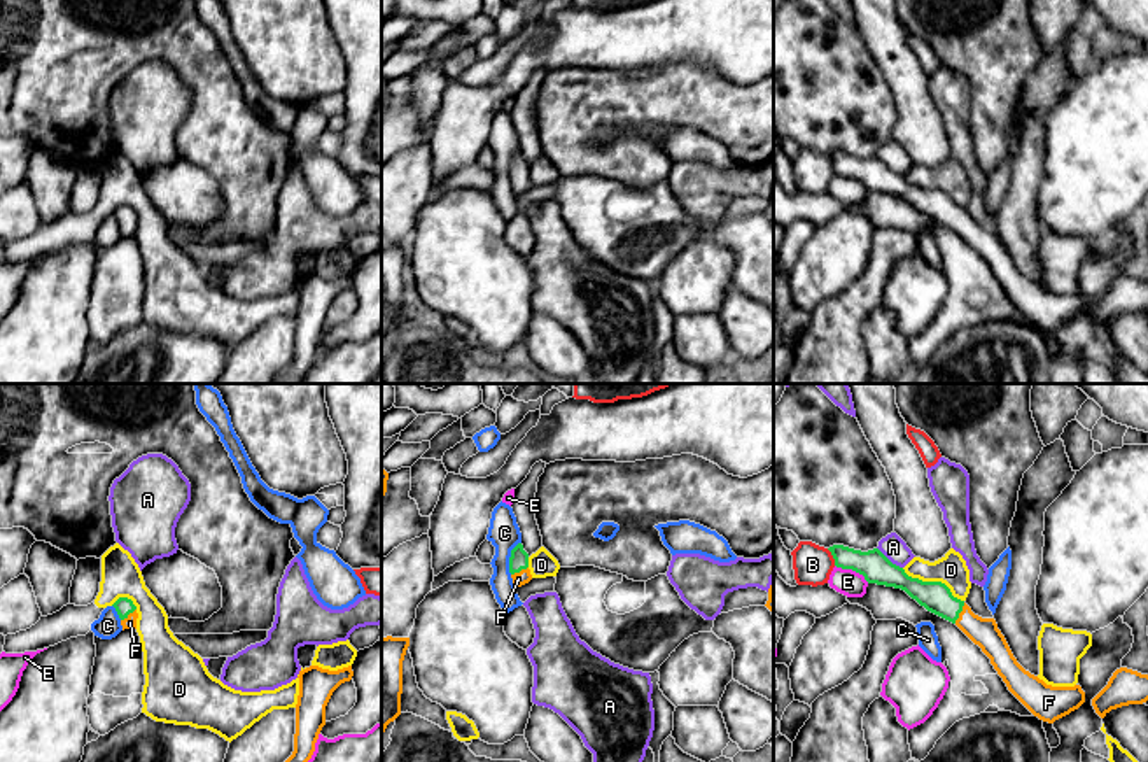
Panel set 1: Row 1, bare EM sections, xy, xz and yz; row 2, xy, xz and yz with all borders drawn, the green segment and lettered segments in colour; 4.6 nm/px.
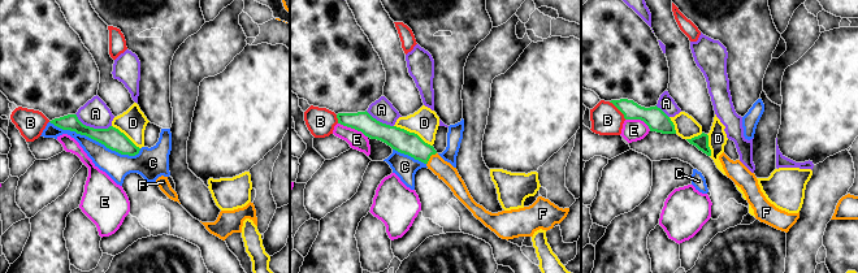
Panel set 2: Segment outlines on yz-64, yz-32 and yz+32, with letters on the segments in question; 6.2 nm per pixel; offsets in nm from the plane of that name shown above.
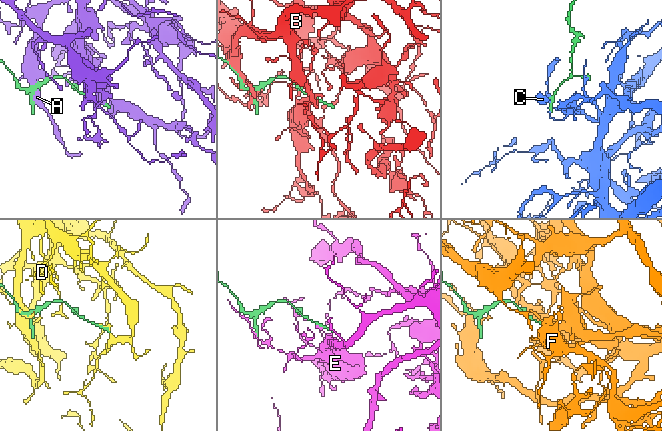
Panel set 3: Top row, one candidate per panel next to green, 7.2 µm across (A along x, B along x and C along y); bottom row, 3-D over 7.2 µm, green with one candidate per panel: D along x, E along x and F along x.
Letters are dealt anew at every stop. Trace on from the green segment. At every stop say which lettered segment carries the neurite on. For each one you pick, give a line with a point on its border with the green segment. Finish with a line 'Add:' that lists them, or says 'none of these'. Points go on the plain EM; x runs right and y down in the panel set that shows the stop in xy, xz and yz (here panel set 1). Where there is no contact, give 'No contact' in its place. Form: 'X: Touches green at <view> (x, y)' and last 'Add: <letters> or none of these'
F: Touches green at yz (959, 219)
Add: F

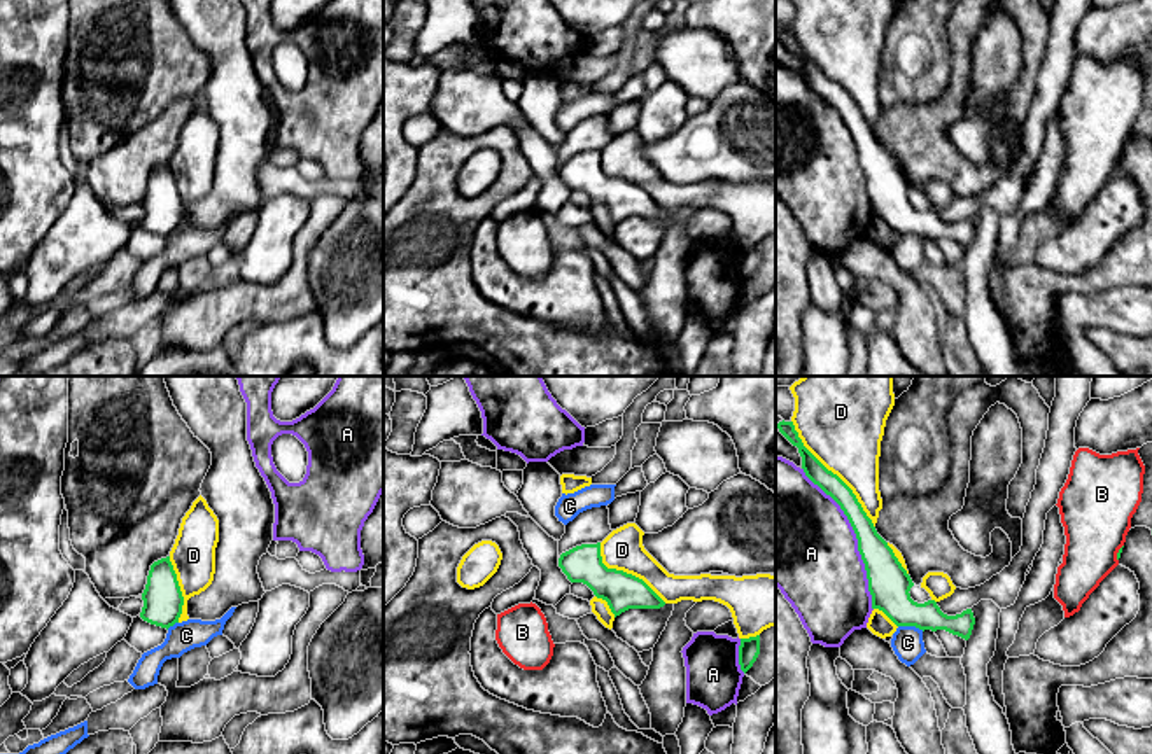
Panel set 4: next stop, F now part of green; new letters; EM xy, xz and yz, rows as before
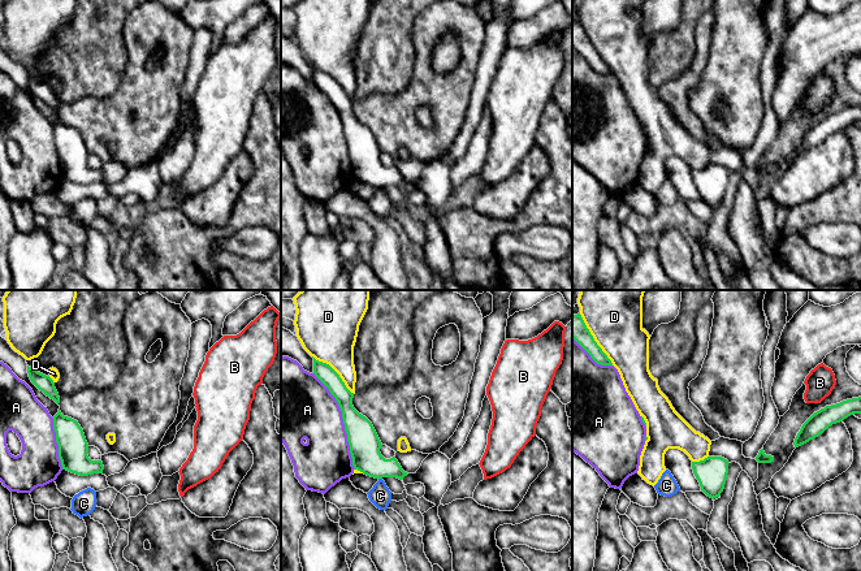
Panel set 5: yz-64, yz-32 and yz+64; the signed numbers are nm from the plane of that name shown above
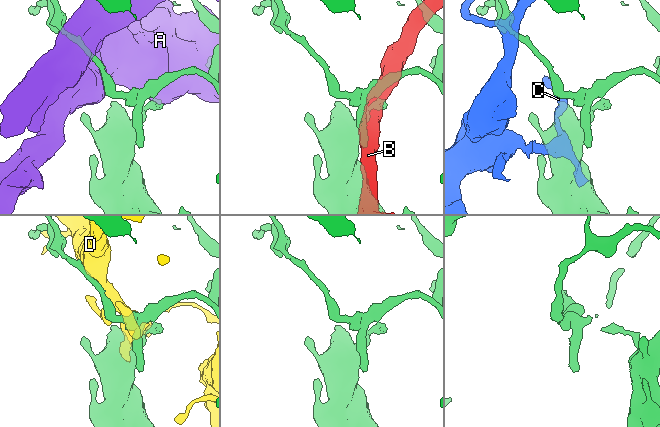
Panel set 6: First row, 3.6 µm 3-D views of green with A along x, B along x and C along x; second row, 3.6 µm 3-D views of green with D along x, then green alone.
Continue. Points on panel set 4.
Add: none of these

